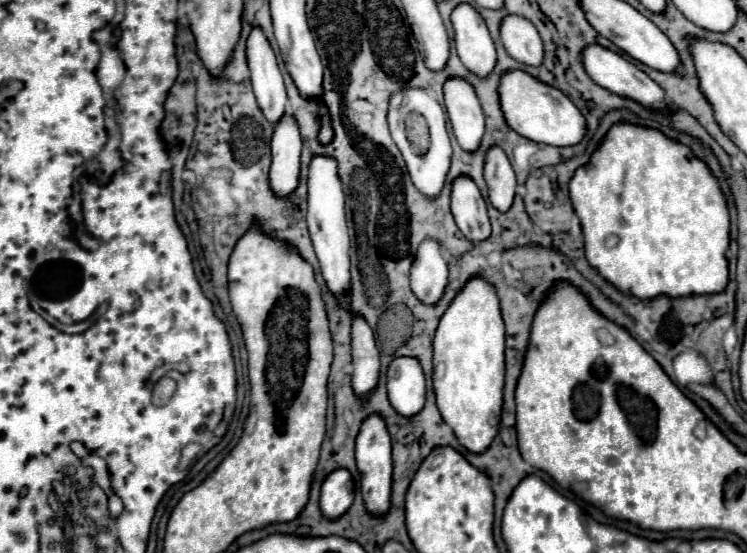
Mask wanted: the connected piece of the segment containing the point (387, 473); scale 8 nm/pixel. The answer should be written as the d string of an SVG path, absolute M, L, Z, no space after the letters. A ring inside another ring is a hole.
M370 415L360 429L356 439L356 463L362 475L362 497L368 513L386 515L390 509L390 485L392 485L392 445L388 439L388 429L380 415Z

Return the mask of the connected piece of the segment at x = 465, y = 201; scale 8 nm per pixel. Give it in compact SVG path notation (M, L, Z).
M468 177L456 179L452 187L452 215L460 233L470 243L480 243L490 237L490 219L486 213L486 203L478 187Z

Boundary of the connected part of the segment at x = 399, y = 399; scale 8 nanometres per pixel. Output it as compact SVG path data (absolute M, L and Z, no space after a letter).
M398 357L388 367L388 399L398 415L414 417L424 407L424 373L416 359Z

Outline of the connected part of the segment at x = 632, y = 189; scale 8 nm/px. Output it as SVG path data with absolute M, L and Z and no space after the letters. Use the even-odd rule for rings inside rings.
M618 123L608 131L592 159L576 169L570 181L570 199L582 223L588 263L618 291L650 301L658 295L692 297L726 289L726 251L730 245L726 199L706 163L696 159L686 145L668 139L656 129ZM608 243L613 249L606 247Z

